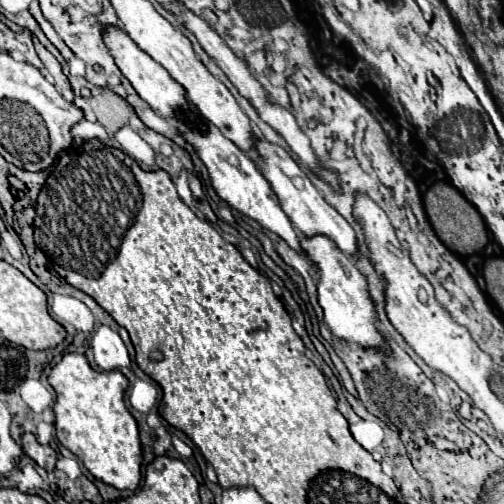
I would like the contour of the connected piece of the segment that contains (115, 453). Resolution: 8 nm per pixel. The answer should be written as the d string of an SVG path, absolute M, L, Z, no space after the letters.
M68 352L54 364L48 382L56 390L54 426L60 444L76 454L96 480L118 490L136 490L142 478L142 450L136 420L124 404L128 378L120 370L98 372L82 352Z

